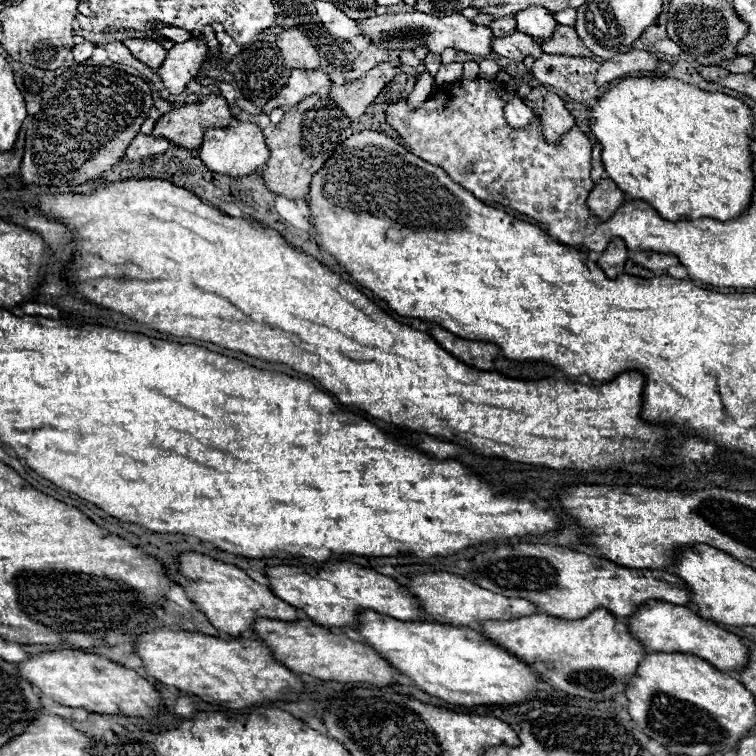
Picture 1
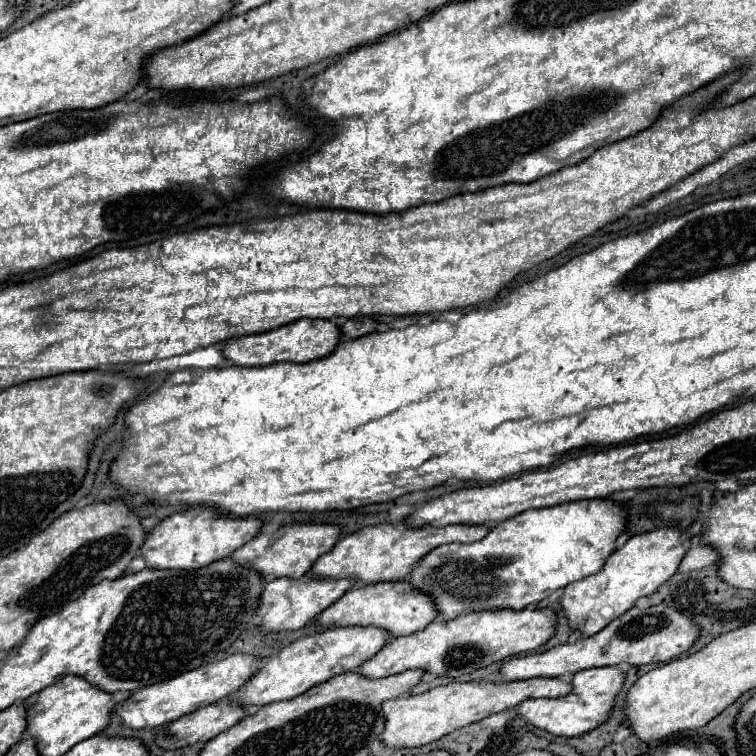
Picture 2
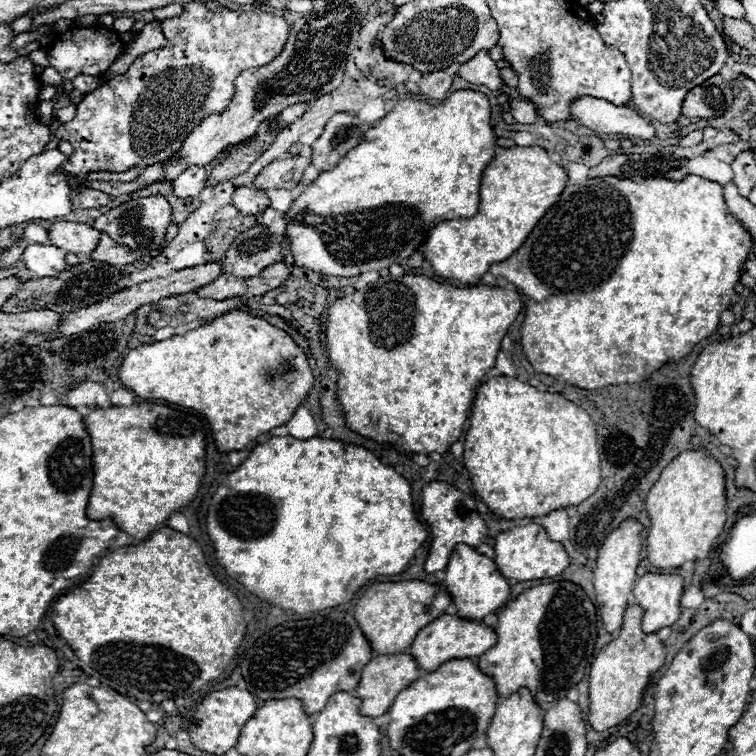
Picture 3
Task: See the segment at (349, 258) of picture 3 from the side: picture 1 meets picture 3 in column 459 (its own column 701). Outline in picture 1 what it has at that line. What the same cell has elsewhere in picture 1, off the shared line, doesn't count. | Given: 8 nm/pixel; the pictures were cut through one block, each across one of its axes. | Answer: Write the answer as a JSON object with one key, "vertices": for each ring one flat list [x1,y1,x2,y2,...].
{"vertices":[[624,78,598,98,592,108,594,136,602,144,602,162,608,176,630,198,646,200,662,218,680,220,734,220,746,214,754,196,754,156,750,150,752,108,738,98,704,92,674,78]]}

